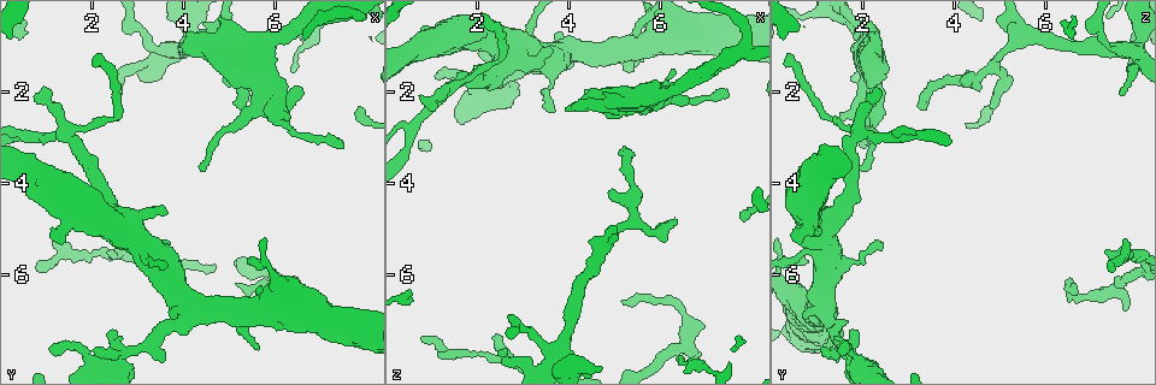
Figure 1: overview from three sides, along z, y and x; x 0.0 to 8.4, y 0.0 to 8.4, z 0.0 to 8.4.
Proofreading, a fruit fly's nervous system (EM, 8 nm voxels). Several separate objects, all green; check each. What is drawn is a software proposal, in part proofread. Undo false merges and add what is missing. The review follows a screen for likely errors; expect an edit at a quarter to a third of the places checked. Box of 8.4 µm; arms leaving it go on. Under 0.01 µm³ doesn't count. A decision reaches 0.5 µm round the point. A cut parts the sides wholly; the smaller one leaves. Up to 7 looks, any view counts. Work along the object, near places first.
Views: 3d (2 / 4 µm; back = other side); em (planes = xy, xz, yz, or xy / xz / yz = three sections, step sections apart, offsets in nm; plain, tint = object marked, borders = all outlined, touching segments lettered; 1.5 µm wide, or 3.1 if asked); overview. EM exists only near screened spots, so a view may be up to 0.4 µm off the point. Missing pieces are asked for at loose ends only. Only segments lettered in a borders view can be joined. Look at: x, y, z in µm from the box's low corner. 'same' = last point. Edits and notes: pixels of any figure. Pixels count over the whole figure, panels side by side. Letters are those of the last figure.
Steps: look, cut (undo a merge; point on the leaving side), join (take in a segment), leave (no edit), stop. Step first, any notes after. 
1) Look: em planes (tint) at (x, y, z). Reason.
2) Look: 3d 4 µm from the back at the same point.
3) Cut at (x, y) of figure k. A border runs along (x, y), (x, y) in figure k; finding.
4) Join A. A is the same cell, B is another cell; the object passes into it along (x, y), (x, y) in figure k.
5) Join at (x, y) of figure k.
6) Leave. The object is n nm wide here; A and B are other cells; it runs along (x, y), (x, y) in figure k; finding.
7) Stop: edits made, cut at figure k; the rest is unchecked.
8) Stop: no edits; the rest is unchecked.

Look: em planes (borders) at (5.15, 2.70, 2.20). Sudden change in width.

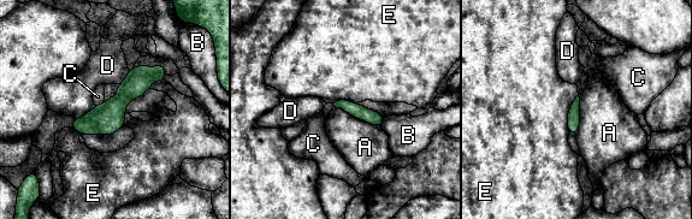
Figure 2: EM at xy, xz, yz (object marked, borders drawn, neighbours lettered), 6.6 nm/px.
Leave. A, B, C, D and E are other cells; it runs along (161, 67), (100, 120), (76, 126) in figure 2; continuous, no second cell.

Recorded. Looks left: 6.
Look: em xz step 8 (tint) at (3.90, 1.00, 2.35). Thick end.

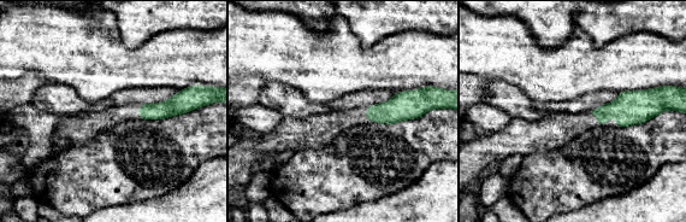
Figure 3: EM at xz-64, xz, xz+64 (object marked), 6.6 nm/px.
Look: em planes (borders) at the same point.

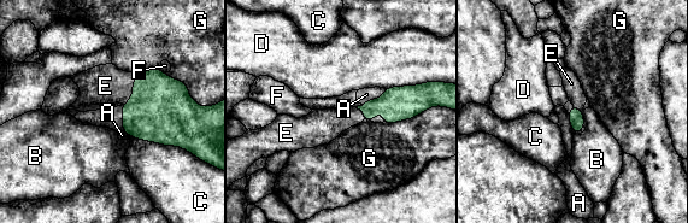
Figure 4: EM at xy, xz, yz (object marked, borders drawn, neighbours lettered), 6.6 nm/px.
Join E. E is the same cell, A, B, C, D, F and G are other cells; the object passes into it along (160, 110), (134, 89), (105, 86) in figure 4; the cell continues.

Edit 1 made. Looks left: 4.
Look: em planes (borders) at (6.35, 2.35, 4.75). Branch stops here.

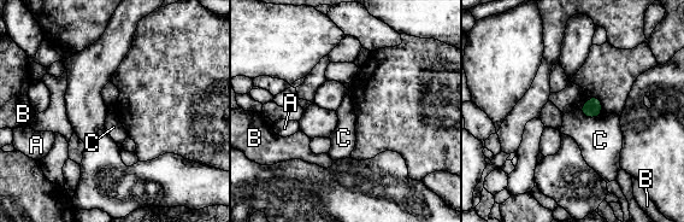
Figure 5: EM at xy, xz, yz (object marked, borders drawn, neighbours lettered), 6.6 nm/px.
Leave. The object is 120 nm wide here; A, B and C are other cells; a border runs along (578, 110), (589, 117), (601, 115) in figure 5; none of them fits.

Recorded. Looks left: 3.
Stop: edits made, join at figure 4; the rest is unchecked.

